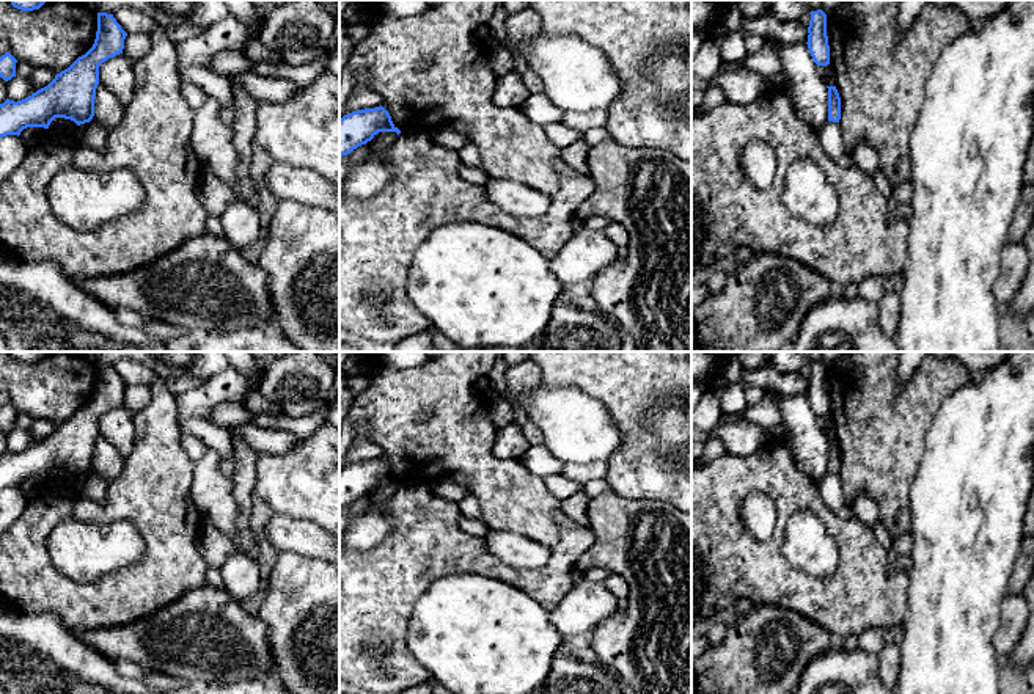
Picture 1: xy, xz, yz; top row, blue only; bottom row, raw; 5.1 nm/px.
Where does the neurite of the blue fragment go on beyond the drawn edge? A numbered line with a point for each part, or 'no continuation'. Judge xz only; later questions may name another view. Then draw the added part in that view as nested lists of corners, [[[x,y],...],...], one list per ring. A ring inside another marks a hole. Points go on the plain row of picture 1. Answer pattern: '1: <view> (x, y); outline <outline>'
no continuation

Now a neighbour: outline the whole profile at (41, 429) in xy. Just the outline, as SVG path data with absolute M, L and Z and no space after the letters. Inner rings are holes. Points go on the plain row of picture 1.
M38 419L28 430L36 441L41 441L55 430L55 426L49 419Z

